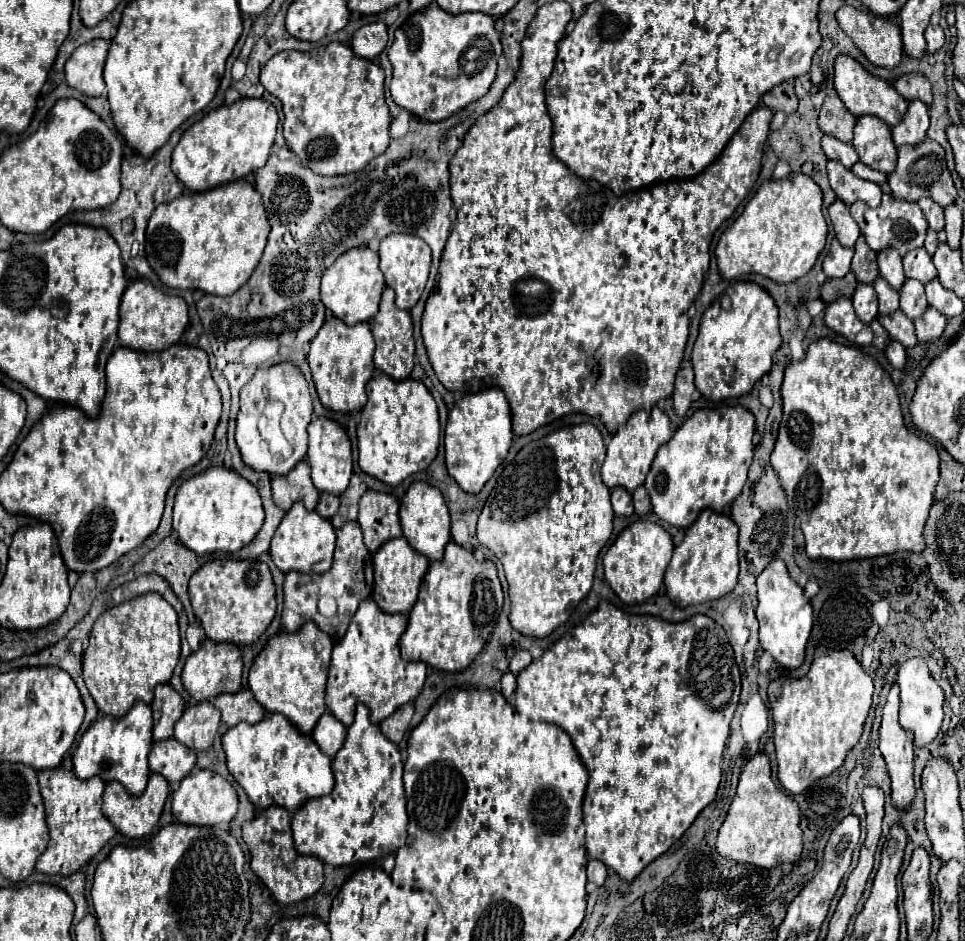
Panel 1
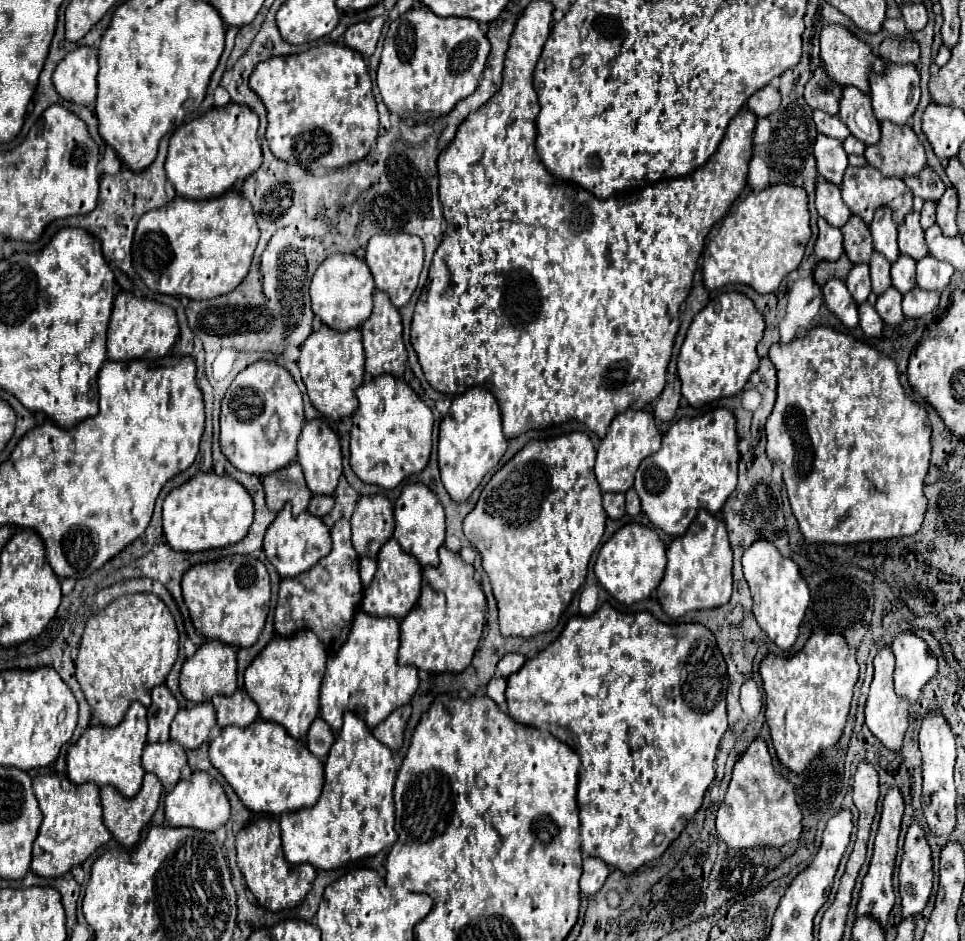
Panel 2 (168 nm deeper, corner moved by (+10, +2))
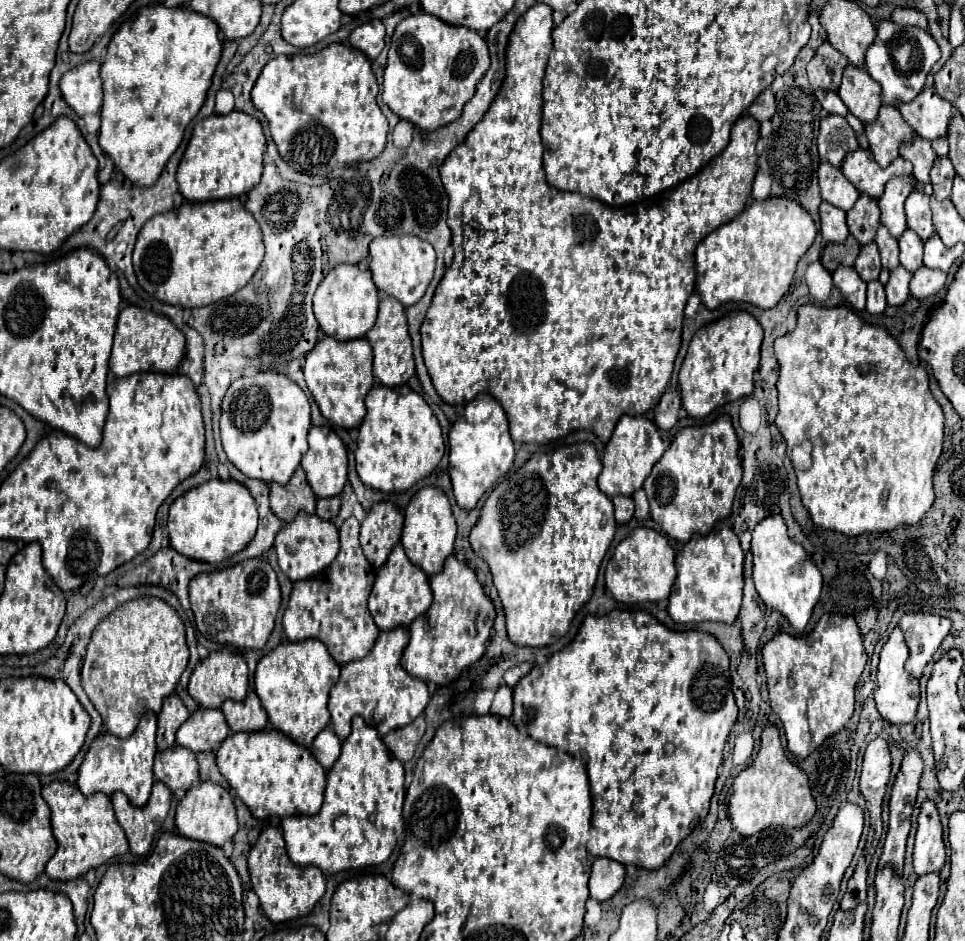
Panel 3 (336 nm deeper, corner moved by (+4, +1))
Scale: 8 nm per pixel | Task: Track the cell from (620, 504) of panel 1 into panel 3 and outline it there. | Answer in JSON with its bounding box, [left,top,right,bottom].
[612,495,634,523]

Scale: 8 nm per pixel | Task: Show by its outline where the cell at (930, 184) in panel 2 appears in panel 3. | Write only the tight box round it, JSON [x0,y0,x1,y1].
[900,135,936,183]

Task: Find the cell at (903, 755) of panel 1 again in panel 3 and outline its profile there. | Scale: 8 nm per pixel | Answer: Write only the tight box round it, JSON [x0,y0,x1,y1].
[876,627,920,725]

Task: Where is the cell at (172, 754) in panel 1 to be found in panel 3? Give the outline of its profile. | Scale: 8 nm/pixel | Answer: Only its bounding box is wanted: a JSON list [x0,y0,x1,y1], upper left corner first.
[154,745,198,791]

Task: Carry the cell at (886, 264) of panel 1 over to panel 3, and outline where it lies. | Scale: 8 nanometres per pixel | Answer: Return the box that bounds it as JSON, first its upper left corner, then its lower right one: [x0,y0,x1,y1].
[878,177,916,237]

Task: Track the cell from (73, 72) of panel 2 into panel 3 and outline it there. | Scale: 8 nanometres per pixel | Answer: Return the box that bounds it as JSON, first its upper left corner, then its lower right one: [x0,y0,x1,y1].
[60,61,102,117]

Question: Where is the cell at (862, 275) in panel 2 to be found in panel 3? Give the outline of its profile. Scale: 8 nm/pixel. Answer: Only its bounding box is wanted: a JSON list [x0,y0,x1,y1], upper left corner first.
[854,241,882,283]

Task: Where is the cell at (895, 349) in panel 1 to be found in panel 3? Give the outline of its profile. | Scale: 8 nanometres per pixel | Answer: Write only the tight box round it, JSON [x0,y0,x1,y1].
[866,279,886,315]

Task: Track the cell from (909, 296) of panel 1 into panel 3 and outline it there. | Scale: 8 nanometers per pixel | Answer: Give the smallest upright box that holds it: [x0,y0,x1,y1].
[900,229,922,271]

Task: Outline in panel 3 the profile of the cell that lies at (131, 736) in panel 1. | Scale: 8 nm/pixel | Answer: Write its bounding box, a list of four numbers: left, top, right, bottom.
[78,711,156,807]

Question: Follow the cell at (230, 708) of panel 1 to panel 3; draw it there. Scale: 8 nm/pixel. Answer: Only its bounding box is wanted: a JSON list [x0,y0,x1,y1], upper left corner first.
[222,691,268,733]

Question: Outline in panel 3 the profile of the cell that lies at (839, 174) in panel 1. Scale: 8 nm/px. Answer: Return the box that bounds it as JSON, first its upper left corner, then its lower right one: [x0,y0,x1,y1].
[818,115,858,167]

